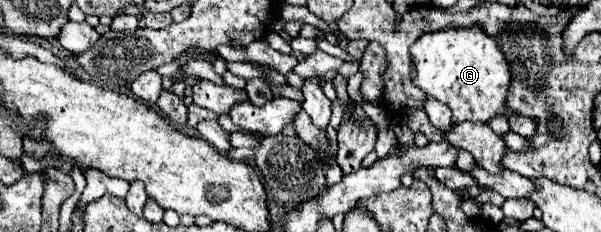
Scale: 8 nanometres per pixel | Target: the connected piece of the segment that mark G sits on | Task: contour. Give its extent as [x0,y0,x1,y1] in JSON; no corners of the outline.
[411,23,511,121]

